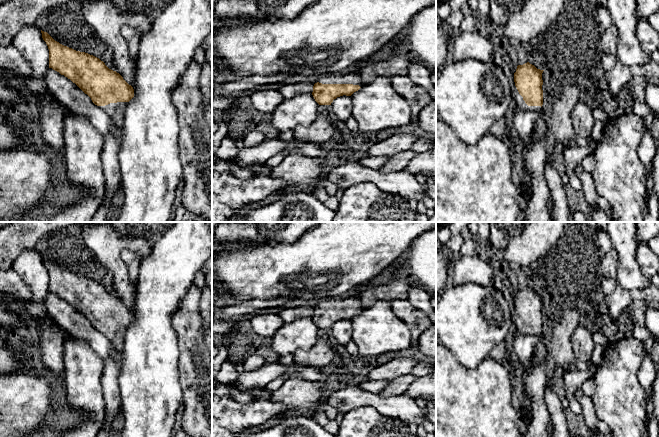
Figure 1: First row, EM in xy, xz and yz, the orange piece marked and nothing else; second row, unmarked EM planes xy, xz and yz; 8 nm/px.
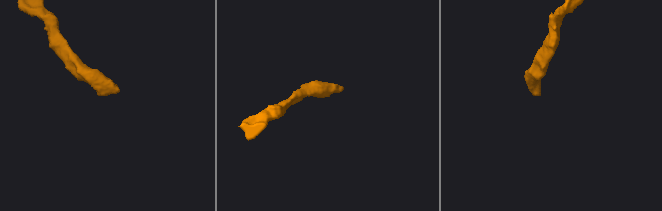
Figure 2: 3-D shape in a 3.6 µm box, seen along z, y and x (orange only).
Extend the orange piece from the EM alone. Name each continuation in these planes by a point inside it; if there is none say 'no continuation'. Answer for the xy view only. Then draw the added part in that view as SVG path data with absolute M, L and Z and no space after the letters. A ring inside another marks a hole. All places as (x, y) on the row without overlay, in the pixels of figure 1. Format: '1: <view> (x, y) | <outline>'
1: xy (116, 335) | M117 326L110 327L105 330L99 330L99 332L101 332L111 341L117 351L122 352L124 349L124 338L127 329L128 326Z

